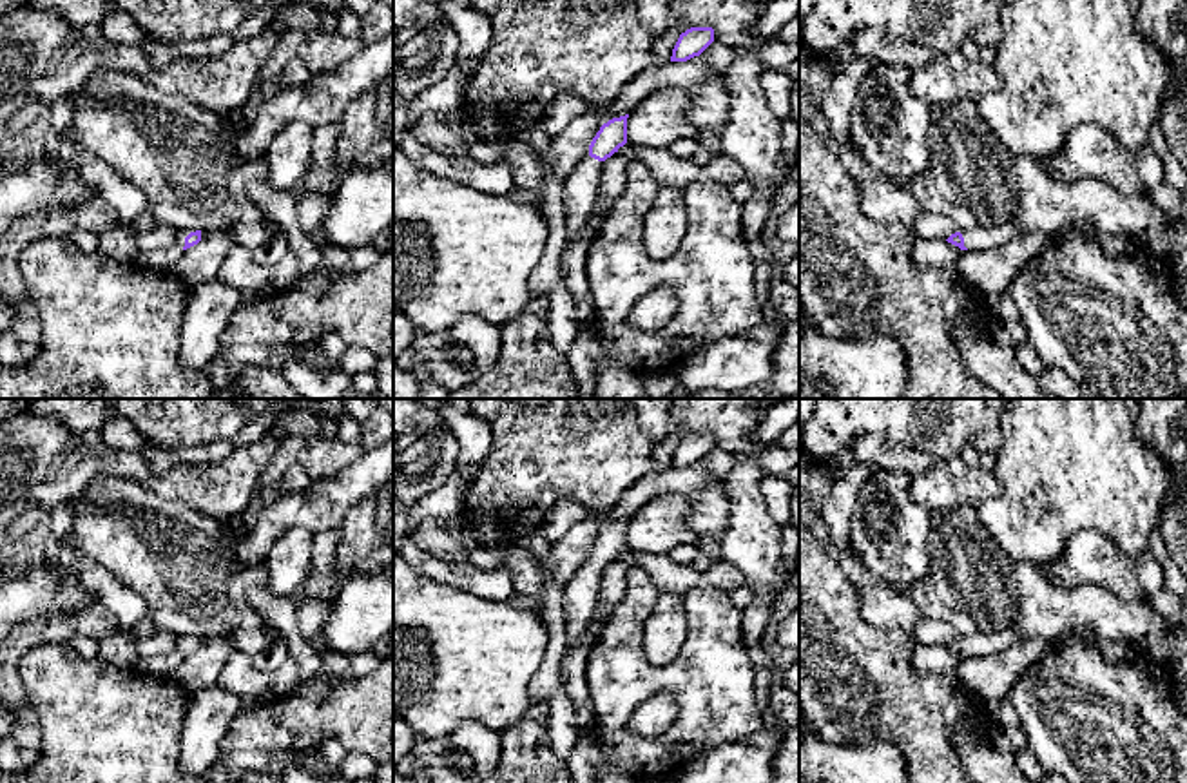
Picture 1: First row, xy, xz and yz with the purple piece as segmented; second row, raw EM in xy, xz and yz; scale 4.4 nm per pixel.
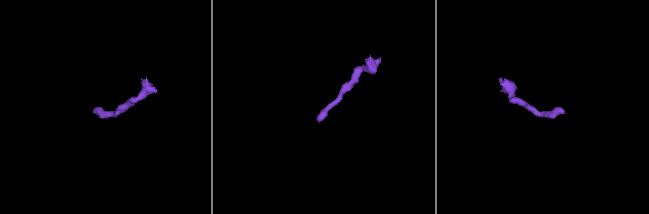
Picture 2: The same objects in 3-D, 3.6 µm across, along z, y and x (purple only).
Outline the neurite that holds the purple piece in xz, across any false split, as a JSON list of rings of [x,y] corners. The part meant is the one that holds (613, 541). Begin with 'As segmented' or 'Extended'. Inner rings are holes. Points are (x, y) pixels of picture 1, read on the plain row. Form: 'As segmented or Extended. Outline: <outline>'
Extended. Outline: [[[629,520],[603,529],[593,544],[589,558],[564,587],[565,652],[578,643],[593,620],[603,567],[627,549],[627,524]]]

